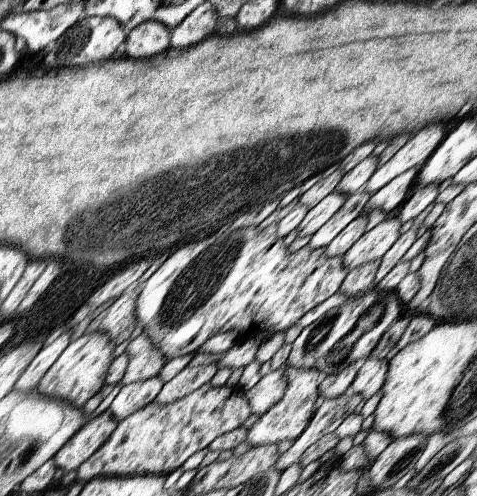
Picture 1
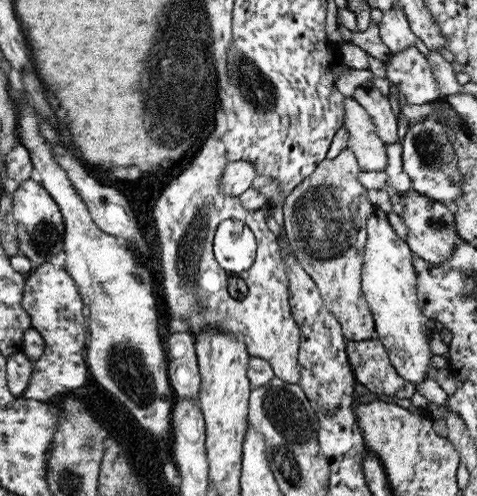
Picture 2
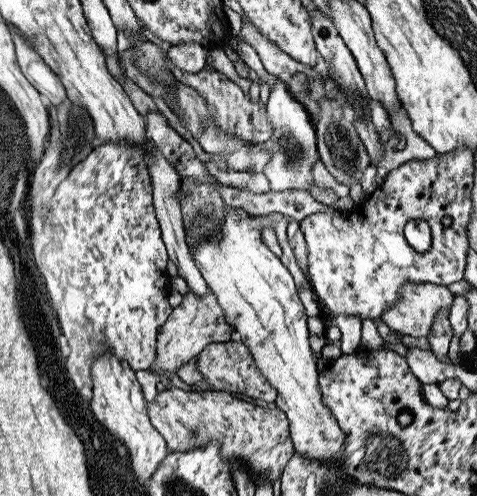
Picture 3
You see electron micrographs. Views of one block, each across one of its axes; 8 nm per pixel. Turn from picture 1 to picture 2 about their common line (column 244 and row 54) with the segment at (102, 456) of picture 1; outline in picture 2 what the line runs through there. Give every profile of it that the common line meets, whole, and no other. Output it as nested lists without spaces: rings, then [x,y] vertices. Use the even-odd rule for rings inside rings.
[[[416,46],[394,54],[386,64],[386,74],[386,86],[398,88],[400,94],[406,96],[408,104],[436,104],[444,100],[432,72],[432,64],[416,50]]]

